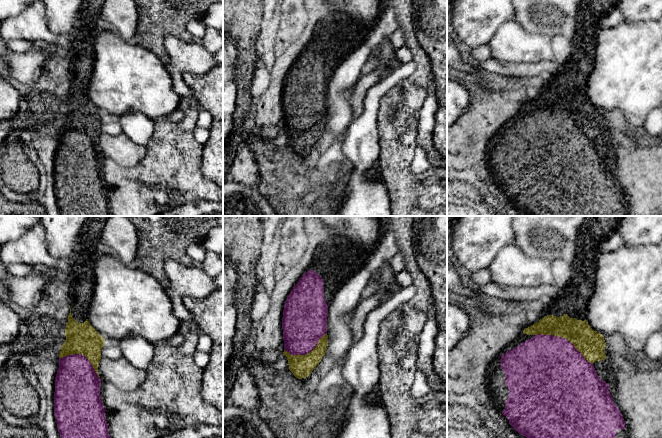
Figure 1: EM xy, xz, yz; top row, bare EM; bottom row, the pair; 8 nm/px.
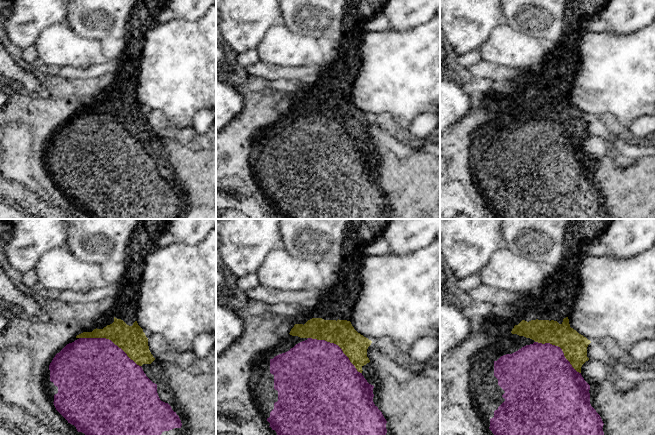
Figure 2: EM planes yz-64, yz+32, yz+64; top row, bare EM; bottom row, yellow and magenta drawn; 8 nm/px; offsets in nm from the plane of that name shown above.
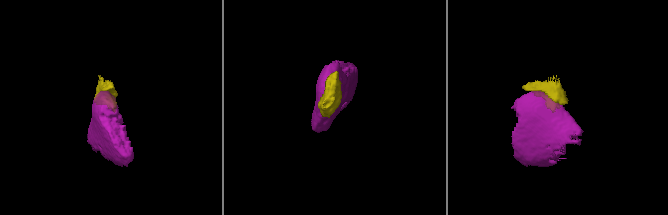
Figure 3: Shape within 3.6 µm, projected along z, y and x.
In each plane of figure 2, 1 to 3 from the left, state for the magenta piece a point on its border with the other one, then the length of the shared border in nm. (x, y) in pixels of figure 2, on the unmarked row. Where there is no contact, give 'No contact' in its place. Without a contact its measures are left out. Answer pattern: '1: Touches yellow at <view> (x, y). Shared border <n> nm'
1: Touches yellow at yz-64 (110, 115). Shared border 550 nm
2: Touches yellow at yz+32 (337, 120). Shared border 500 nm
3: Touches yellow at yz+64 (561, 124). Shared border 440 nm

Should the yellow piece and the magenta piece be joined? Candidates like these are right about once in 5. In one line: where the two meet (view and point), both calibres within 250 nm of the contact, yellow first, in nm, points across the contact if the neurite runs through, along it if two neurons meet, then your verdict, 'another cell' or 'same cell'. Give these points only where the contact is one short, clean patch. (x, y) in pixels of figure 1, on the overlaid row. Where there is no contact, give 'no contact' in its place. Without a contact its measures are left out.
contact yz (564, 337); calibres 220 and 480 nm; same cell

